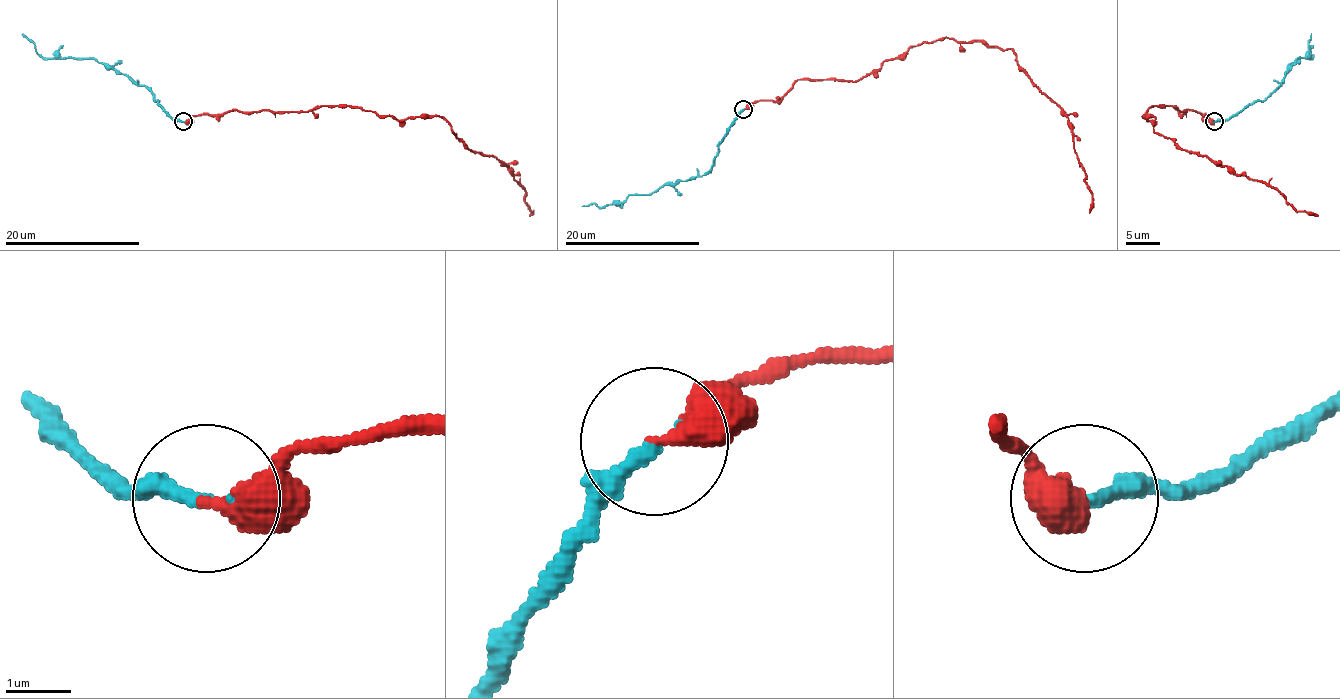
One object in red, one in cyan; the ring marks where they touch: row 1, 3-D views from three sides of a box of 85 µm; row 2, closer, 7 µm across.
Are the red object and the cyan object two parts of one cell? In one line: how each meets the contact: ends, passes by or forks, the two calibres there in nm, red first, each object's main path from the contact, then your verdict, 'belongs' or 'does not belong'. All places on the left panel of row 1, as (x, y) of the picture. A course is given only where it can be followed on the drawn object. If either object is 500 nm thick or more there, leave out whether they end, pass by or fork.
red ends | cyan ends | 400/220 nm | red via (182, 122), (324, 106), (397, 120), (438, 116), (468, 149), (508, 165), (529, 216) | cyan via (182, 122), (174, 120), (144, 86), (91, 57), (42, 57), (36, 51), (36, 46), (22, 34) | belongs

